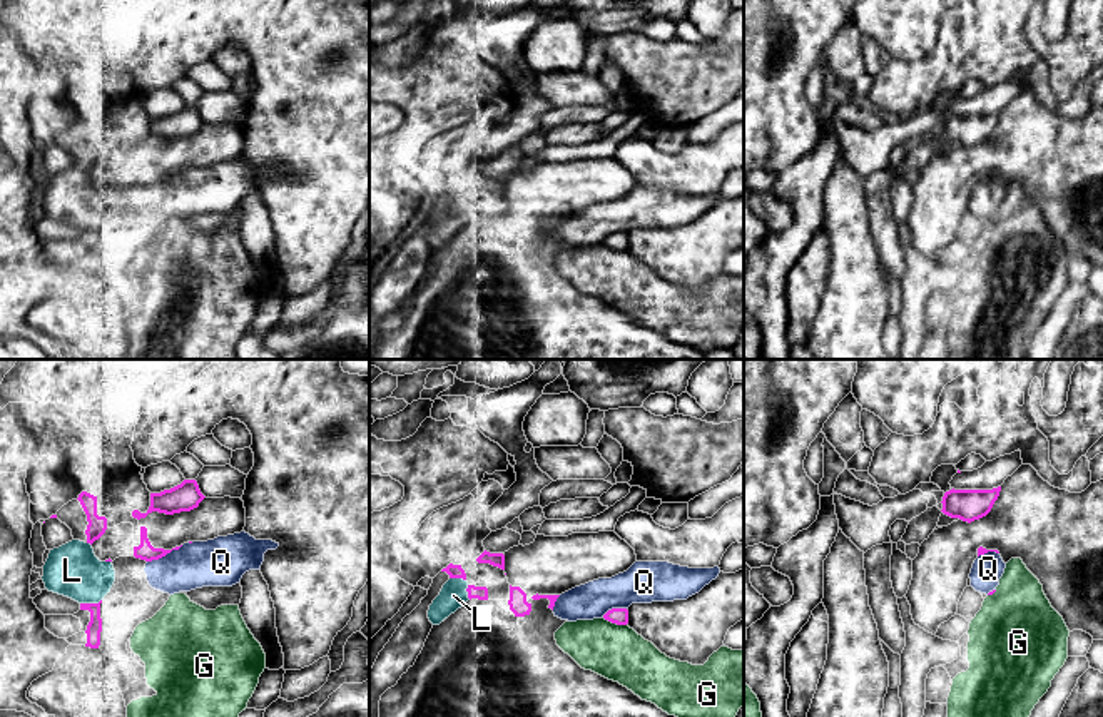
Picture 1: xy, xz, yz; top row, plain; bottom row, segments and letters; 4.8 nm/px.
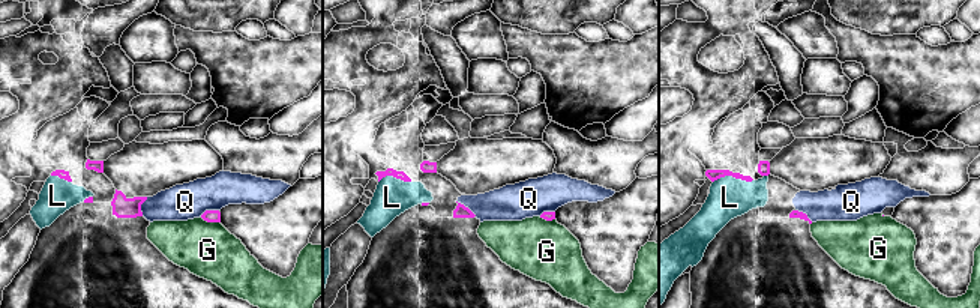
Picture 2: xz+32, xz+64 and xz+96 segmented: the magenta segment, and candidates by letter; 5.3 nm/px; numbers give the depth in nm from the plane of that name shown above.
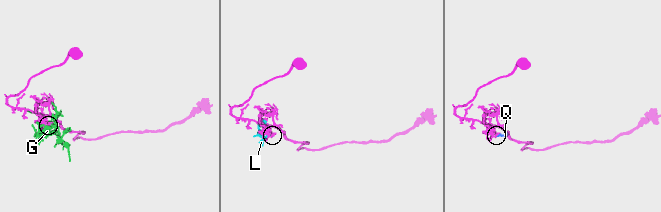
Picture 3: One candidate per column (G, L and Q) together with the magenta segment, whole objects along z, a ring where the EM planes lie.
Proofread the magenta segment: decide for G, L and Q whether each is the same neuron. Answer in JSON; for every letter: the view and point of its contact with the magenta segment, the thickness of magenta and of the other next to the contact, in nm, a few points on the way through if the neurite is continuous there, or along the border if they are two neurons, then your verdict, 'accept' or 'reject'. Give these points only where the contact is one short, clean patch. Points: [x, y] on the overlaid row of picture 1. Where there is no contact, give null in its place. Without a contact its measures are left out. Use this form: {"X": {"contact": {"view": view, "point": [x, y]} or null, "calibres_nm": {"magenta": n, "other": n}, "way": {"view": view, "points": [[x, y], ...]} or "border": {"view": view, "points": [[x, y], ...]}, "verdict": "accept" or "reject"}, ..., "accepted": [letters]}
{"G": {"contact": {"view": "xz", "point": [614, 622]}, "calibres_nm": {"magenta": 80, "other": 280}, "verdict": "reject"}, "L": {"contact": {"view": "xy", "point": [91, 604]}, "calibres_nm": {"magenta": 70, "other": 260}, "verdict": "reject"}, "Q": {"contact": {"view": "xy", "point": [164, 555]}, "calibres_nm": {"magenta": 80, "other": 220}, "verdict": "reject"}, "accepted": []}

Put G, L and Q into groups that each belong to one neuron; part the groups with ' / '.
G / L Q

